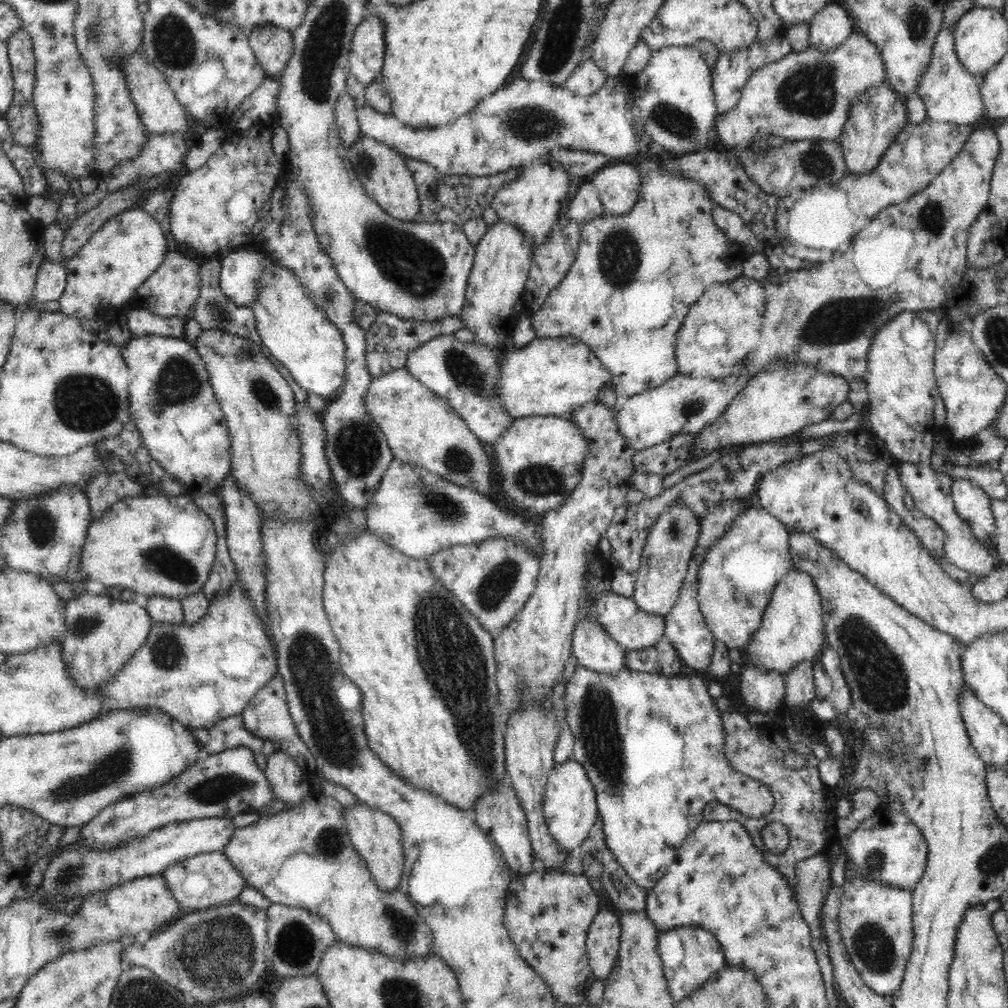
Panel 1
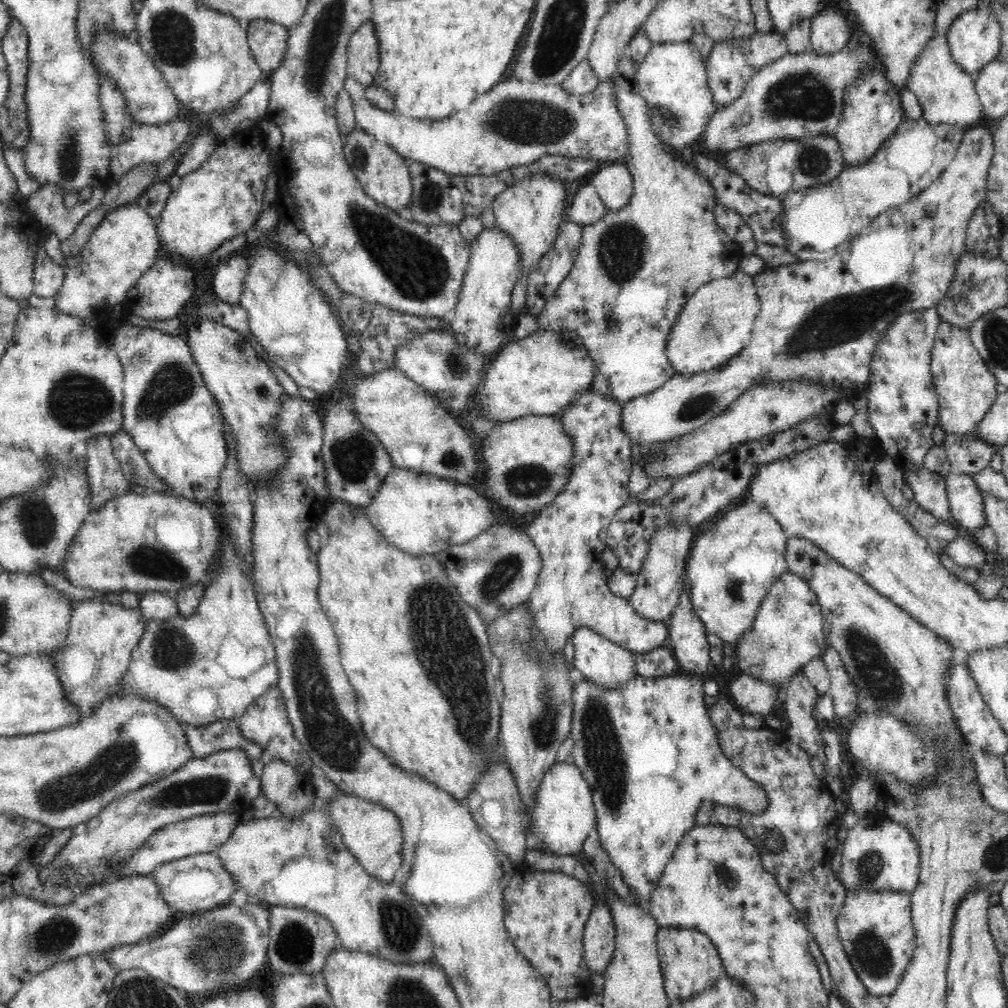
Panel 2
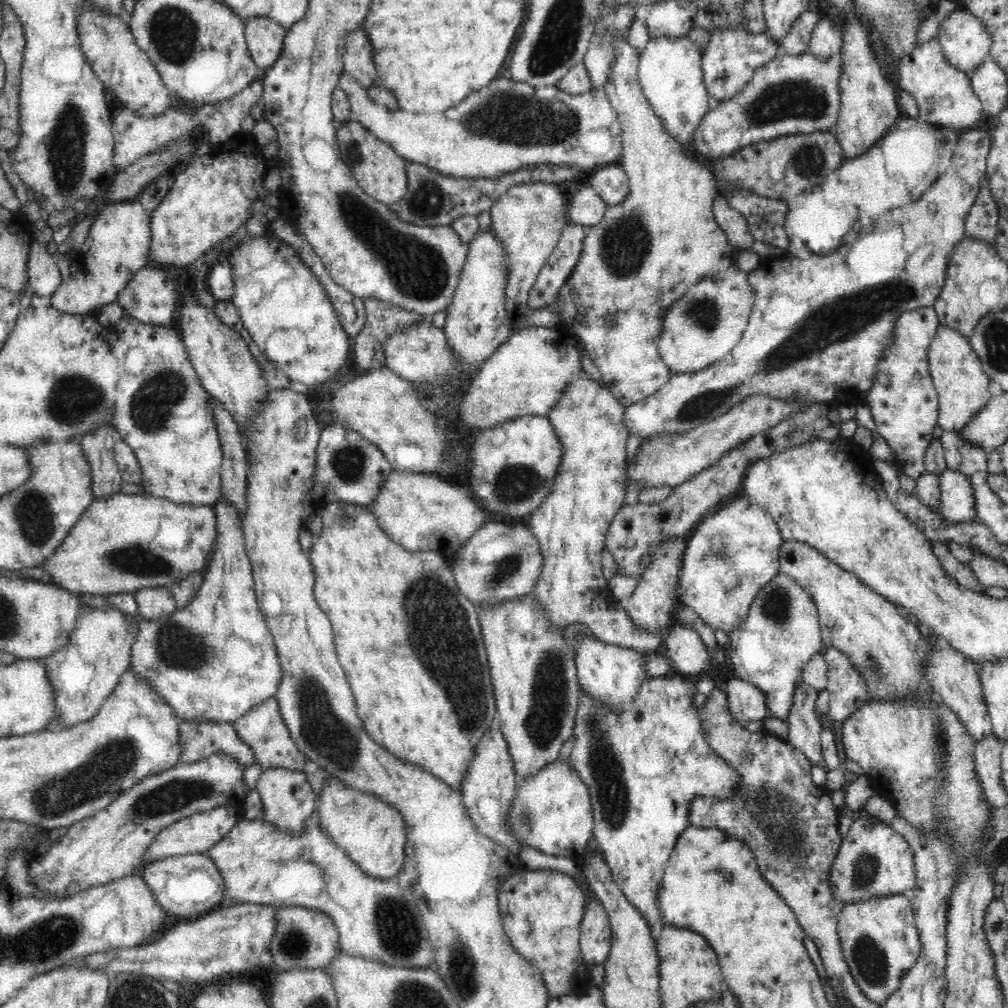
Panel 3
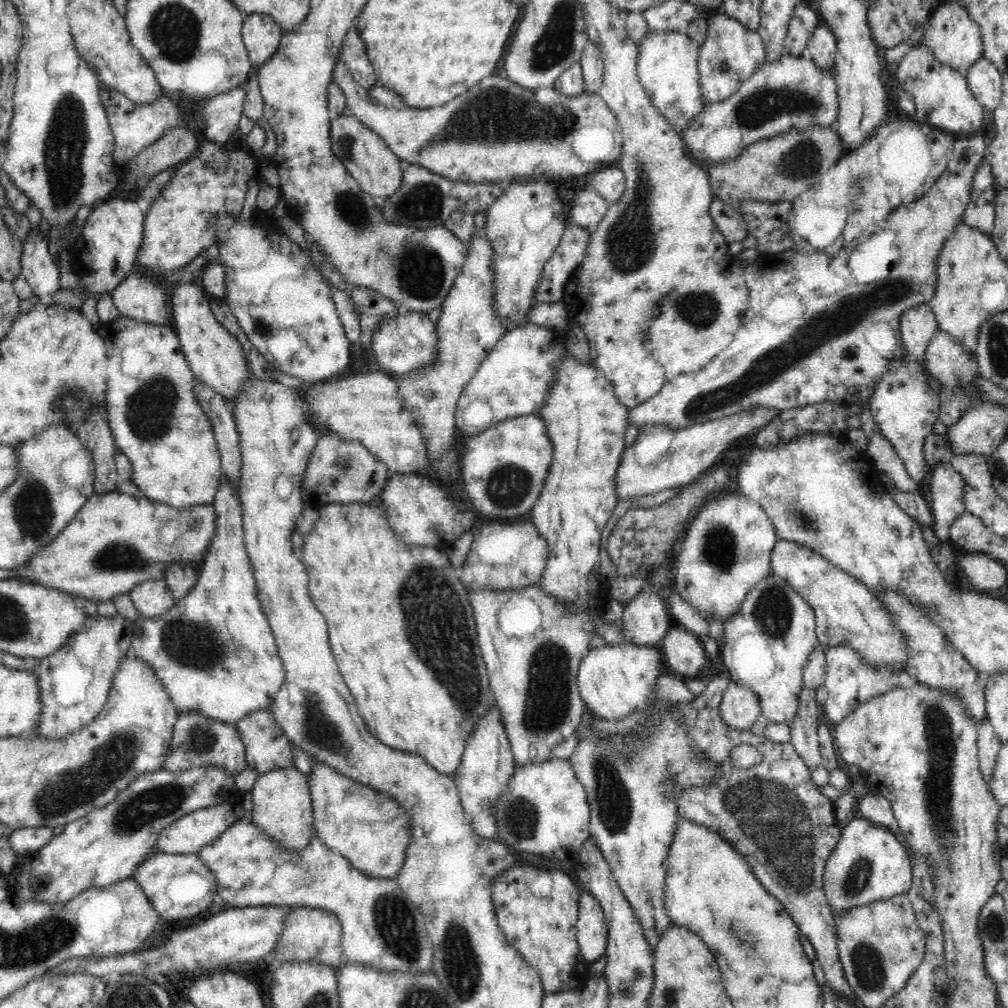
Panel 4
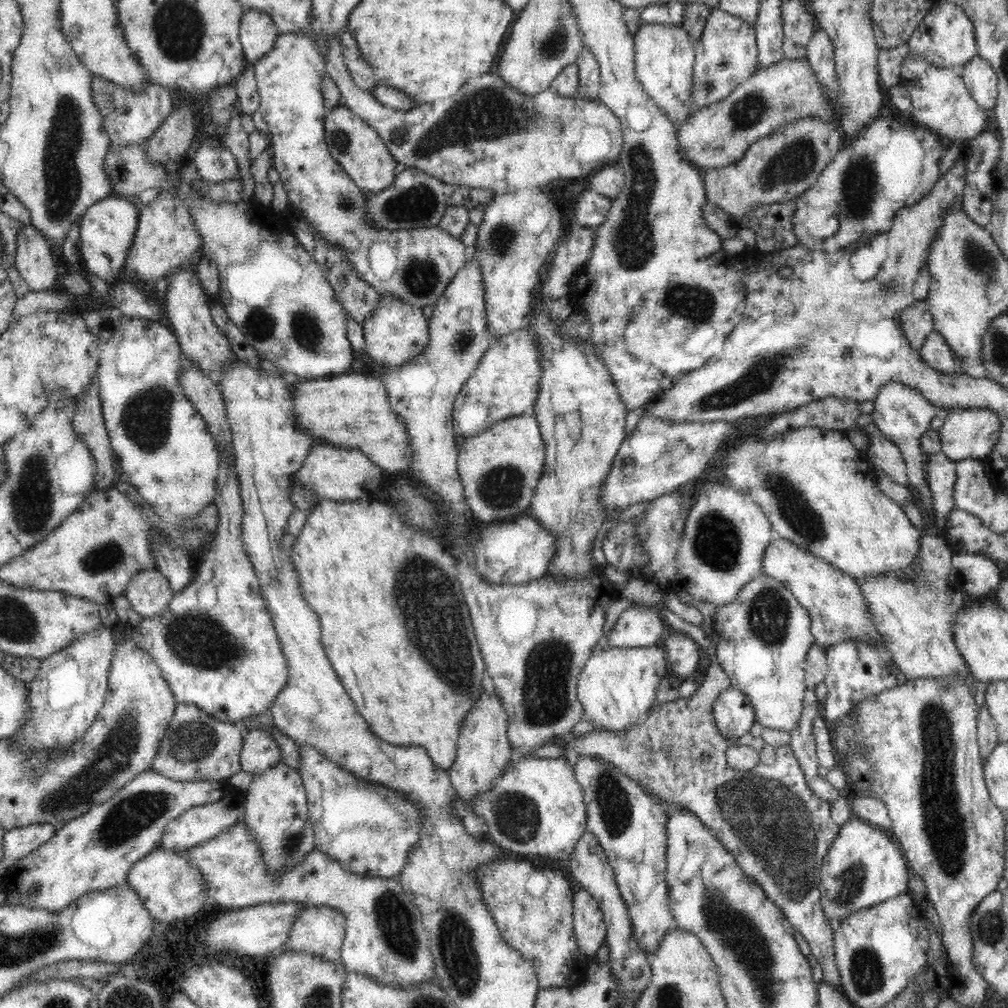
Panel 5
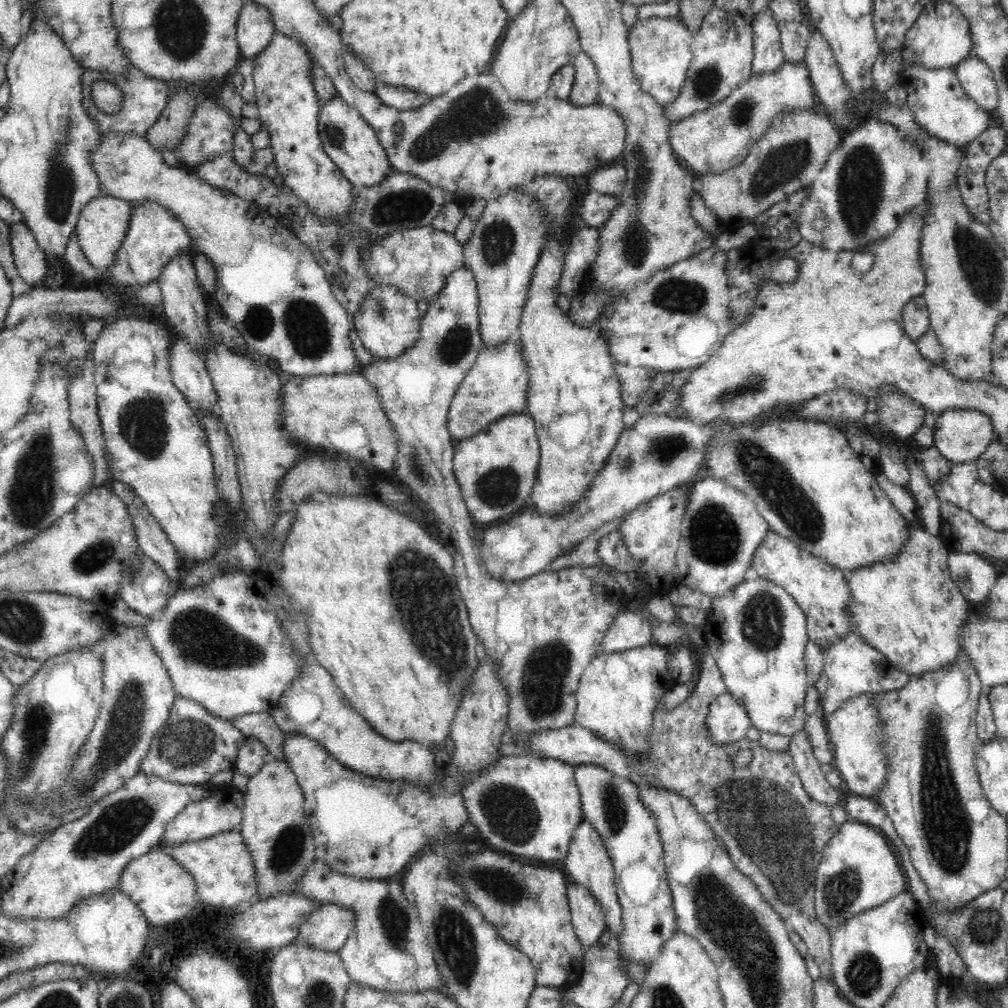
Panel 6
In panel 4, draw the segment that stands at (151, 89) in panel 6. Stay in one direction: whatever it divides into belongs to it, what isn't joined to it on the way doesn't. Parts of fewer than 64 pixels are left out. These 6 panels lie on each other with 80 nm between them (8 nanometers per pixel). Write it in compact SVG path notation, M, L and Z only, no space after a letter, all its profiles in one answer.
M100 85L100 101L102 106L106 110L108 121L110 122L110 129L115 139L115 149L113 159L116 163L128 162L132 158L137 158L138 154L141 154L146 147L149 147L156 142L156 140L162 138L168 130L172 130L174 126L190 126L195 127L191 120L191 115L184 114L178 111L178 108L172 104L168 96L160 96L156 102L152 104L137 104L132 100L129 100L124 94L117 92L108 85Z

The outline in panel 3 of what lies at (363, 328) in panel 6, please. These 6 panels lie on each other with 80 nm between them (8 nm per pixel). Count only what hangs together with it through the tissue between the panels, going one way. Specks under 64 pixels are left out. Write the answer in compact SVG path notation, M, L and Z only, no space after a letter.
M416 321L407 329L393 332L387 340L383 344L386 367L404 380L421 383L460 374L460 366L448 344L448 337L443 329L436 327L432 321Z

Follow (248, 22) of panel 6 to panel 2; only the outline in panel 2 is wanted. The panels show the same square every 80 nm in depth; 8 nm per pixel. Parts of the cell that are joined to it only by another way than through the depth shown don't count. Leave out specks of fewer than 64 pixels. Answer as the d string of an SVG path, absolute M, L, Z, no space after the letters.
M268 19L251 20L246 29L249 47L261 72L275 71L288 48L288 29Z

